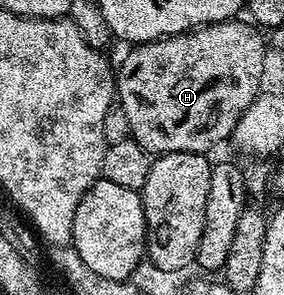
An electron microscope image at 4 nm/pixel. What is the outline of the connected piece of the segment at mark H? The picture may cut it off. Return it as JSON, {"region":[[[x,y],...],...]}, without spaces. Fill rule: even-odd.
{"region":[[[233,18],[129,47],[129,52],[125,54],[120,68],[118,64],[114,75],[118,103],[126,114],[131,139],[137,140],[149,154],[204,154],[209,151],[207,148],[223,140],[225,143],[231,137],[238,118],[262,91],[260,83],[264,80],[264,63],[268,60],[268,48],[264,45],[263,35],[265,33],[247,19]]]}

